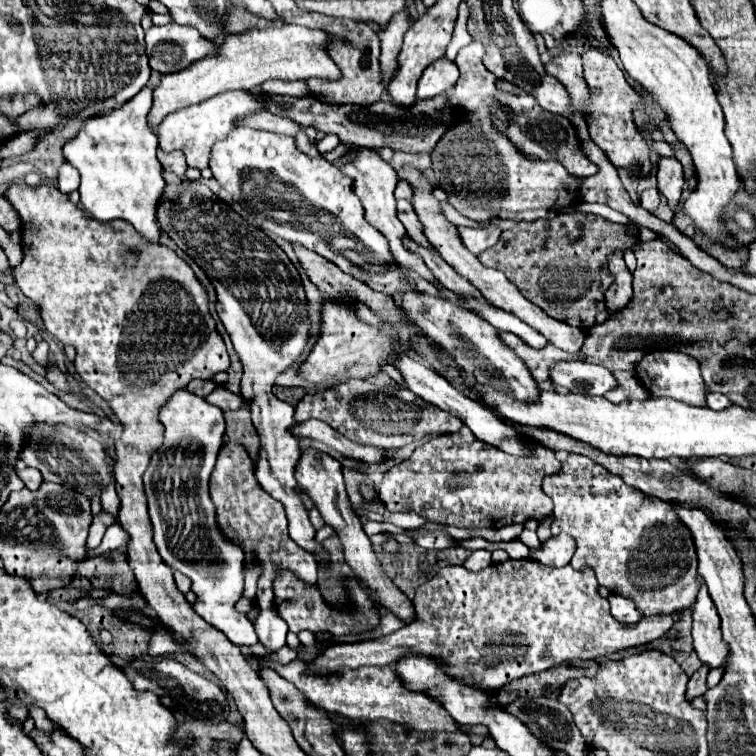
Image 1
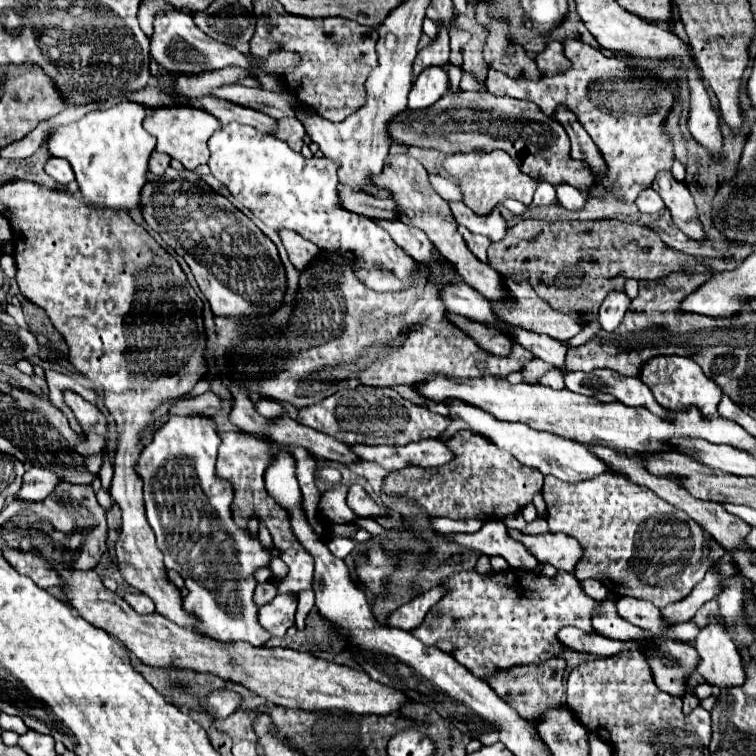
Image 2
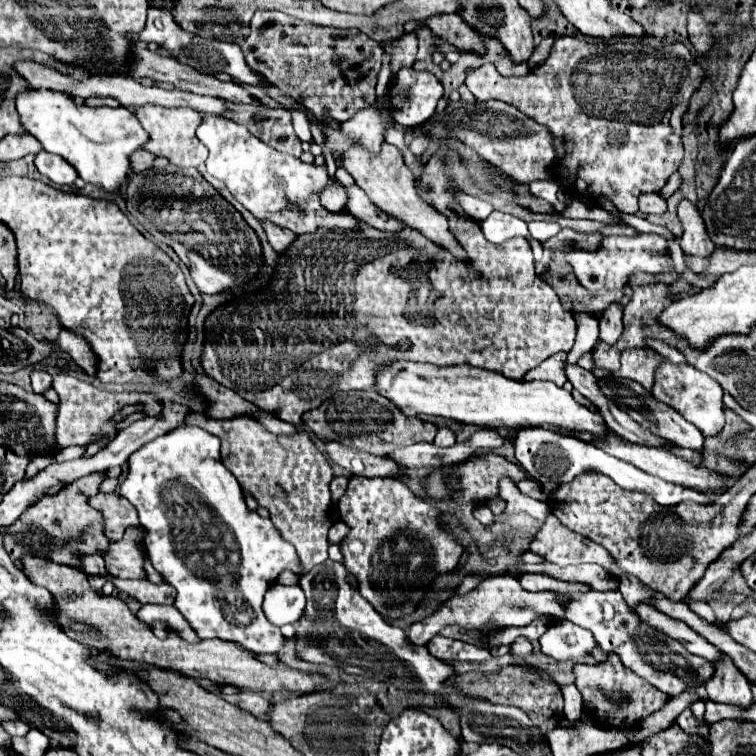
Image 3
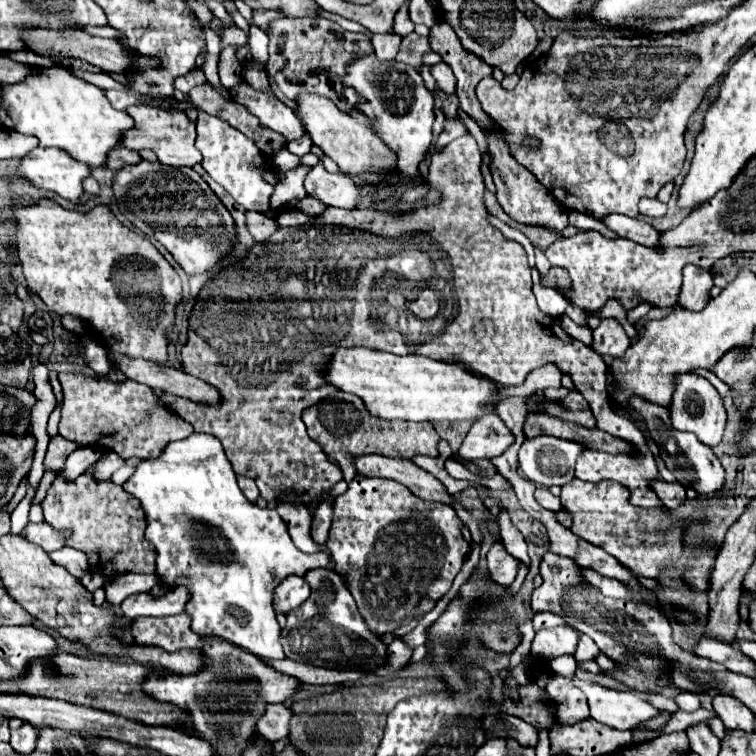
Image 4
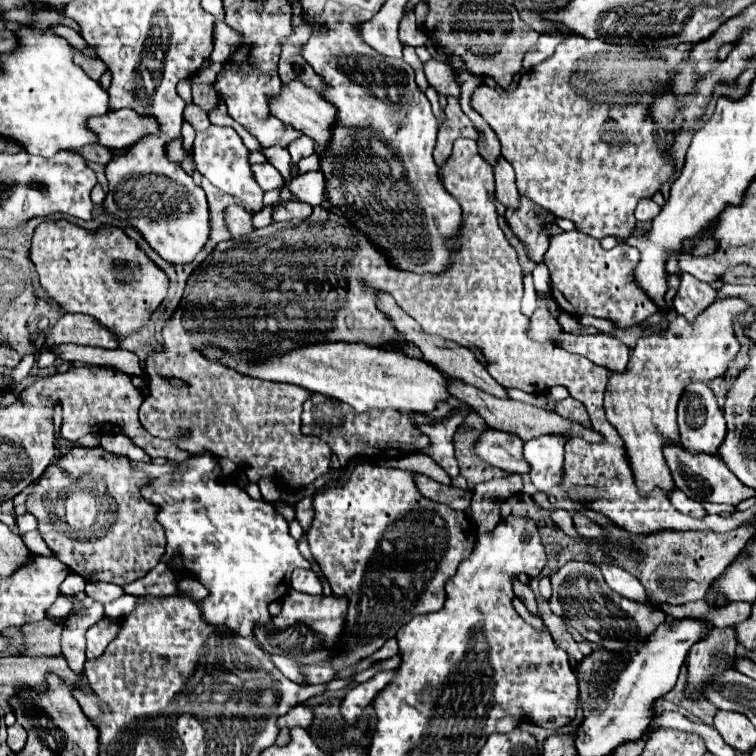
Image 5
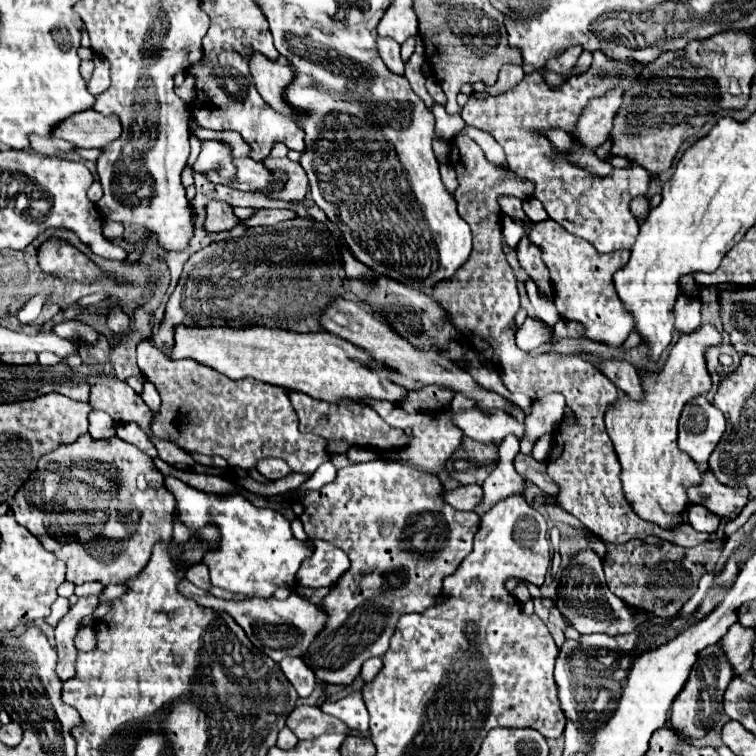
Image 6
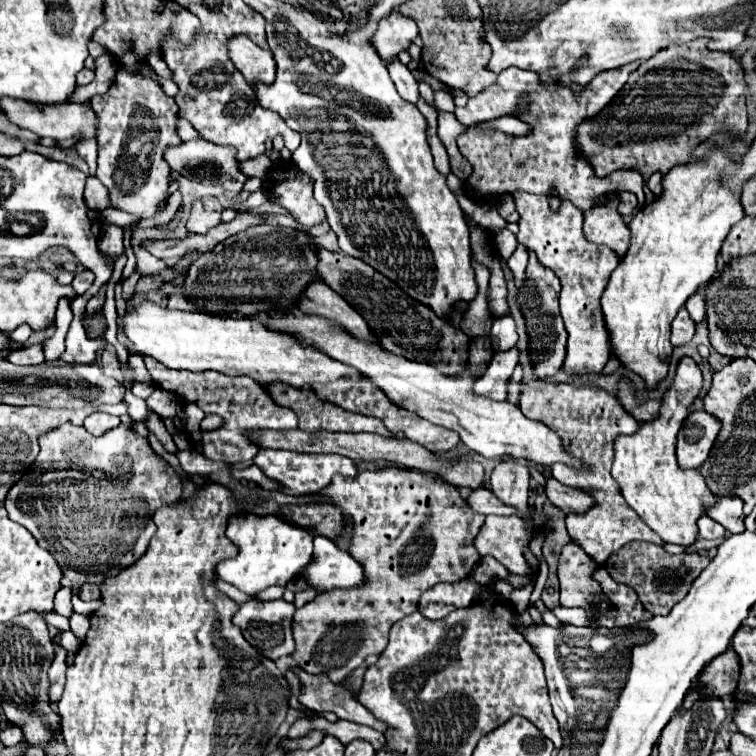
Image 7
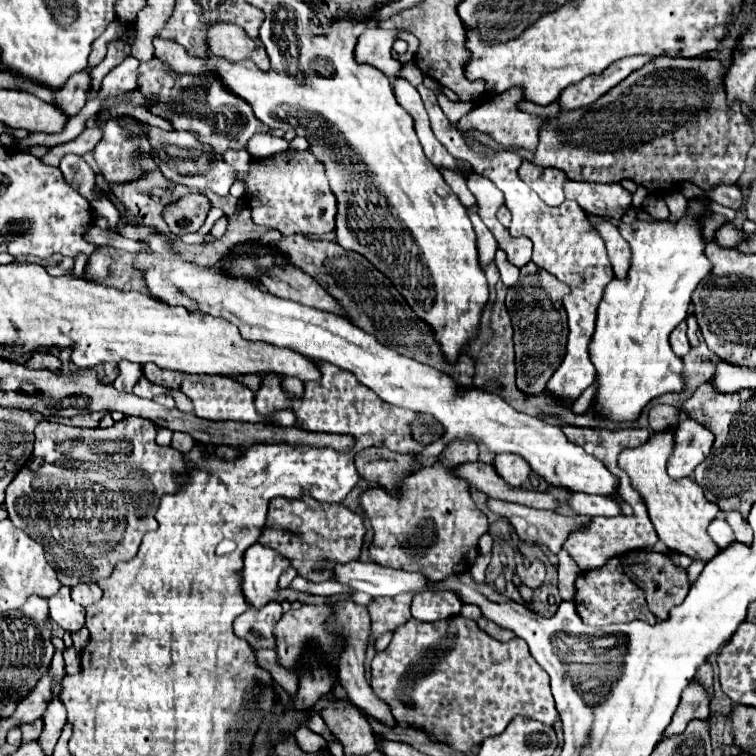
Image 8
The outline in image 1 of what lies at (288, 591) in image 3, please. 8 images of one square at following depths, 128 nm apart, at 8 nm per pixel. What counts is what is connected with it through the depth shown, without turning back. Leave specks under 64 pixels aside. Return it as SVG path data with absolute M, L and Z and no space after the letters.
M262 610L254 622L258 640L270 648L270 650L280 650L286 644L286 632L288 624L280 618L280 614L272 610Z

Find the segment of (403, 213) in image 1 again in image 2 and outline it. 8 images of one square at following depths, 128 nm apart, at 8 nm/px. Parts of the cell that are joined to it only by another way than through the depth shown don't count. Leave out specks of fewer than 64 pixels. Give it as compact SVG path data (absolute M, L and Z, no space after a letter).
M338 184L338 198L342 200L344 210L352 210L356 214L366 214L374 220L396 220L396 212L392 212L392 200L388 198L376 198L358 190L352 190L348 184Z

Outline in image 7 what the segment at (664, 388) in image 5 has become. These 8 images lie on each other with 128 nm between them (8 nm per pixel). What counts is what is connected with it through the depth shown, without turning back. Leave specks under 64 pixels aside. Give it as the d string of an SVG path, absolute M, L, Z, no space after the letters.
M684 358L678 364L672 388L664 394L660 416L652 422L642 422L638 432L632 436L618 436L614 444L614 466L612 476L620 484L620 492L636 514L664 540L670 544L692 546L698 538L698 518L714 504L712 492L704 484L698 470L680 470L676 464L676 434L688 416L702 388L702 374L694 360Z

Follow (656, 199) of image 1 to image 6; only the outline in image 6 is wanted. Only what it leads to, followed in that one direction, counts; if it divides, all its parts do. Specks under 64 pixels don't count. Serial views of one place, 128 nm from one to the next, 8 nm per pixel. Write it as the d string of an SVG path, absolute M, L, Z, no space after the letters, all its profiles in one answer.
M644 196L632 198L632 202L630 202L630 212L632 212L636 218L644 218L644 216L648 214L648 210L650 210L650 206L648 206L648 200L646 200Z

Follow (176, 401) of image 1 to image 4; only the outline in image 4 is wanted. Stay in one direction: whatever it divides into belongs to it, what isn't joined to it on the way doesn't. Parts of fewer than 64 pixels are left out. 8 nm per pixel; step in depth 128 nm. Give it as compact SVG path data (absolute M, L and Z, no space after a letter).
M192 434L186 440L170 442L158 458L138 463L136 474L124 484L124 488L142 502L146 512L146 538L158 552L158 576L168 586L184 584L192 592L192 598L186 604L186 612L192 616L192 630L204 636L226 638L268 660L284 658L278 642L280 624L272 608L274 590L290 574L304 576L308 570L326 568L330 564L328 554L300 552L278 512L274 508L262 510L242 494L220 440L210 434Z

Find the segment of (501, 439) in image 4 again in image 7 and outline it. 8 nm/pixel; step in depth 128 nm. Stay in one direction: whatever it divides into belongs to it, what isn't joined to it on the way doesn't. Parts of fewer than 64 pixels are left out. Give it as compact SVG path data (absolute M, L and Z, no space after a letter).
M554 478L546 480L546 496L556 508L560 508L562 512L568 512L568 514L570 512L584 514L586 510L590 510L596 504L596 500L590 494L586 494L578 488L572 488L572 486L564 486L564 484L556 482Z

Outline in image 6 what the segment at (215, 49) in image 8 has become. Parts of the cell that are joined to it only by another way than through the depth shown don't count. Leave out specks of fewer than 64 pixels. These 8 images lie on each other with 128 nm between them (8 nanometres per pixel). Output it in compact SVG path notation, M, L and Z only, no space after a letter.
M252 52L250 74L254 78L254 84L260 96L266 100L266 104L272 106L276 112L292 118L292 112L288 112L288 104L284 104L282 100L282 90L288 86L288 82L292 82L292 68L276 60L268 60L260 52Z

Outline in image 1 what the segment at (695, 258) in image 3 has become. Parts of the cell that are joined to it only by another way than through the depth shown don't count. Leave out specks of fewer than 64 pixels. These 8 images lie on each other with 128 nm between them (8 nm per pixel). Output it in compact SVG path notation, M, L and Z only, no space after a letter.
M660 158L656 168L656 180L658 180L658 192L668 200L672 214L682 216L680 208L682 186L684 186L682 164L676 158Z

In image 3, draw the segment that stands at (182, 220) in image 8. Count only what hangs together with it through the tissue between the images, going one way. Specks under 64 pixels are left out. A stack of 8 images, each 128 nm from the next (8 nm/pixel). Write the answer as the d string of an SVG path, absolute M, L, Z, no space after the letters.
M268 220L262 222L262 228L266 232L266 238L268 238L270 246L276 252L284 252L284 248L288 248L288 244L292 244L292 236L296 236L294 232L288 232L286 228L280 228L278 224L272 224Z

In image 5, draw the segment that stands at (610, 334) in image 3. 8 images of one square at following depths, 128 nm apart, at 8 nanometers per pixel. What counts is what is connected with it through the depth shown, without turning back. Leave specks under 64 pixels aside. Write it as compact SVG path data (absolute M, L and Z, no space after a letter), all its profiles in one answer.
M558 334L556 344L568 352L586 356L598 366L608 368L610 372L624 372L630 360L630 350L616 338L608 334L594 336L574 336L574 334Z

